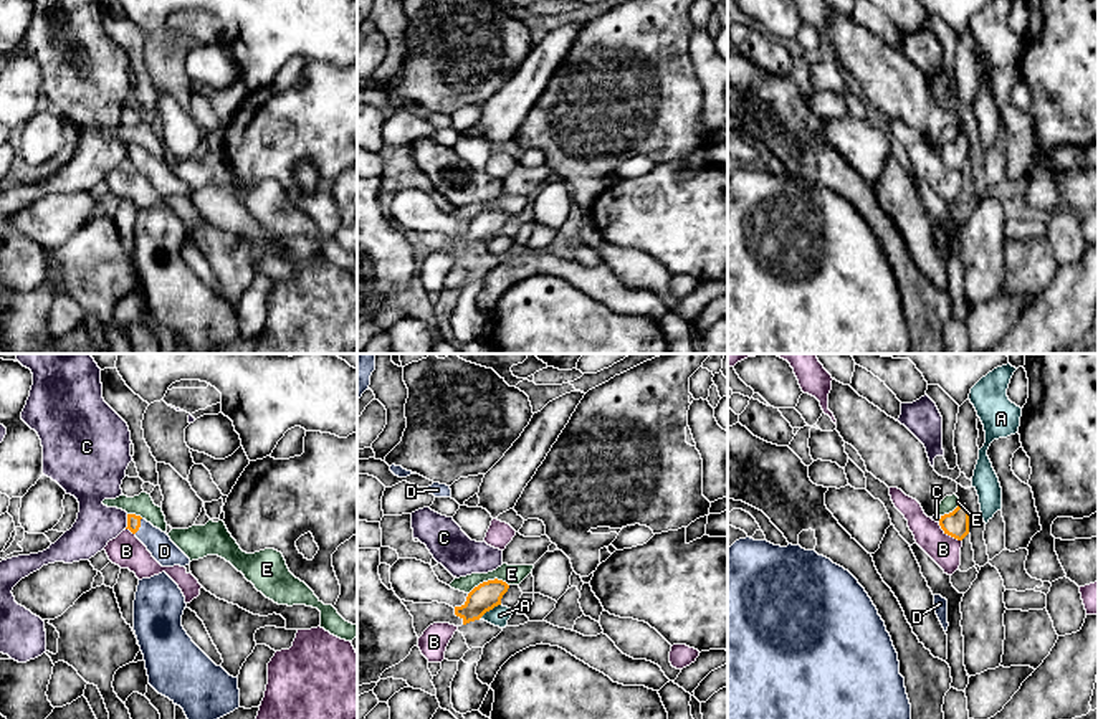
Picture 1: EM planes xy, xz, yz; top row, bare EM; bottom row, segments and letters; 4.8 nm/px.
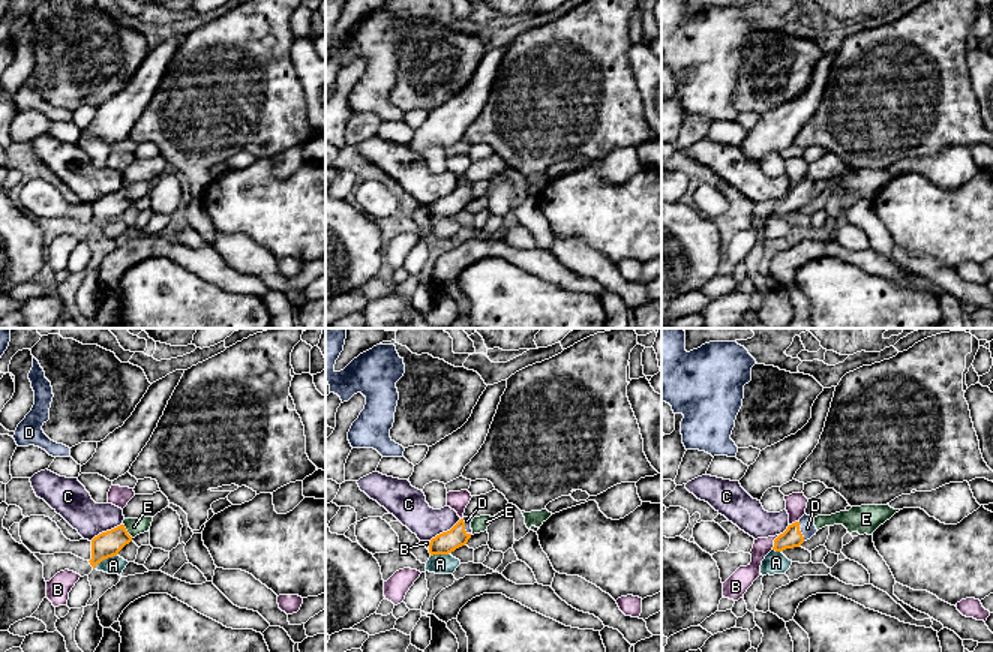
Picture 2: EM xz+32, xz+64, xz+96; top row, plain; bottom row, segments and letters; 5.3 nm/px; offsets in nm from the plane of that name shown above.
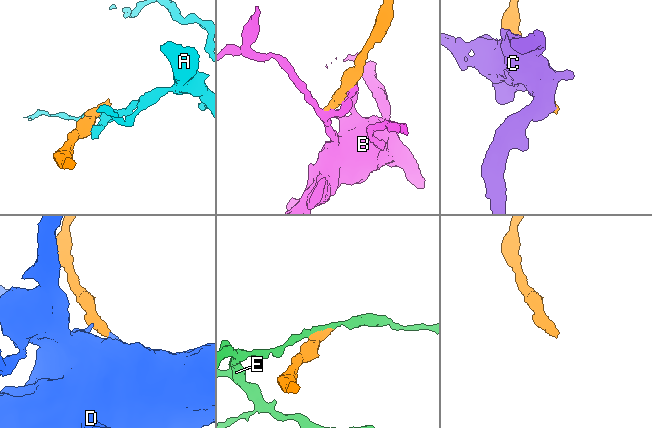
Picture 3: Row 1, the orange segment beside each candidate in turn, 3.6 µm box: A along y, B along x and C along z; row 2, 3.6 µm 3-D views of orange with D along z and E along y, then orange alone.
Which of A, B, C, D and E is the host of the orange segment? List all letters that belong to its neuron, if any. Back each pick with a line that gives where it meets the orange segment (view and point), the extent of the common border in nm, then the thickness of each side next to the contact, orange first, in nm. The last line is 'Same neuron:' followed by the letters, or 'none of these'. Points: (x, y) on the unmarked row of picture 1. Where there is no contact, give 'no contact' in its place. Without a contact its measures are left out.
D: contact xy (139, 156); length 90 nm; calibres 60 and 120 nm
Same neuron: D

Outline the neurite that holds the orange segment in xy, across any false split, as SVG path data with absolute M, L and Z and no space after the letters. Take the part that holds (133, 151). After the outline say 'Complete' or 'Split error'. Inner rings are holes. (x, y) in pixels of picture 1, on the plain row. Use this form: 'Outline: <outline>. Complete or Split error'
Outline: M127 144L127 157L152 183L162 197L190 193L190 188L170 170L170 167L136 144Z. Split error

